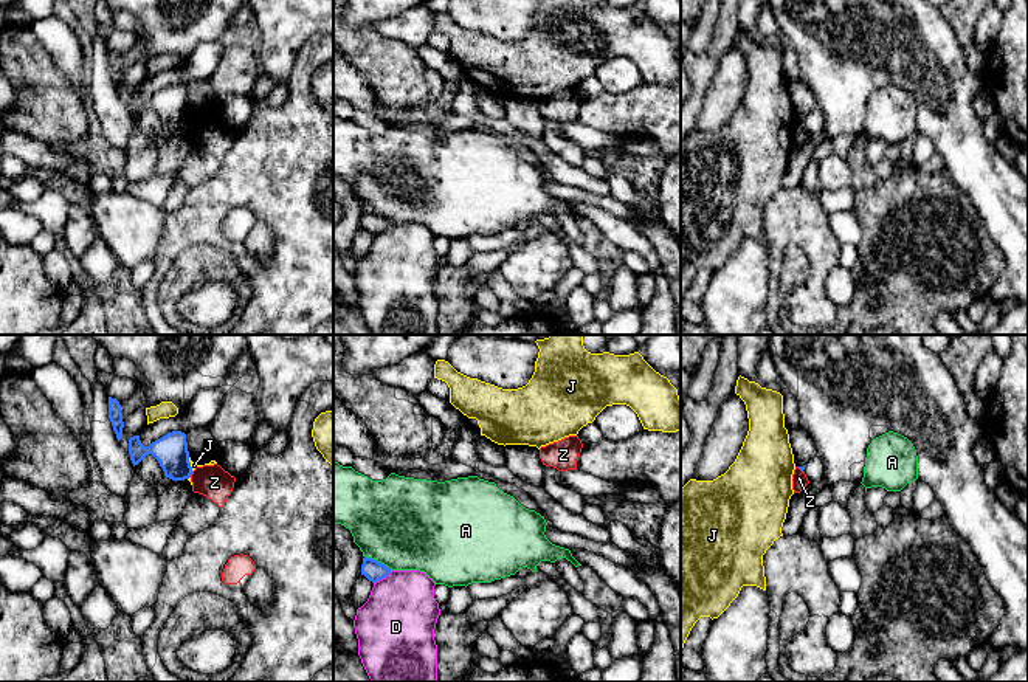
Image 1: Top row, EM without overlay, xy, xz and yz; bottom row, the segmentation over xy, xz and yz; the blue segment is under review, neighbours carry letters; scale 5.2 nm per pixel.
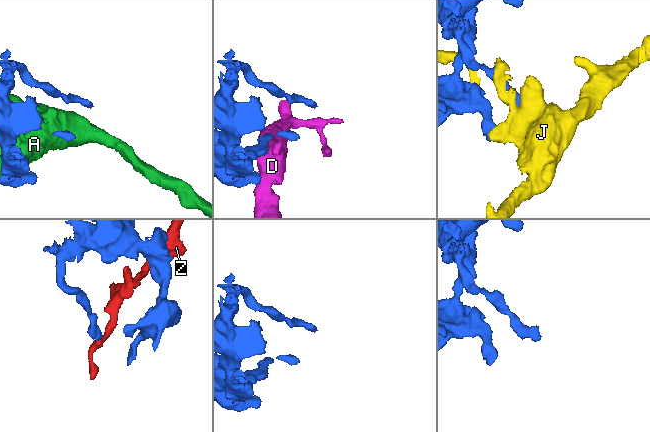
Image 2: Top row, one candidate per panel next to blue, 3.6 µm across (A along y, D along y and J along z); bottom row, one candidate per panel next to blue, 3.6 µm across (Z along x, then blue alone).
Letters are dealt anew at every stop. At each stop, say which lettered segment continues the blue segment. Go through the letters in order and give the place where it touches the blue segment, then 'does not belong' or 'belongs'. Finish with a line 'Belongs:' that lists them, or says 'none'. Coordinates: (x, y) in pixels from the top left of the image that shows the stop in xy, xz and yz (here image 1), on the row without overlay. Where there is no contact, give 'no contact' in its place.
A: contact xz (377, 214); does not belong
D: contact xz (382, 231); does not belong
J: contact xy (189, 117); does not belong
Z: contact xy (191, 126); does not belong
Belongs: none

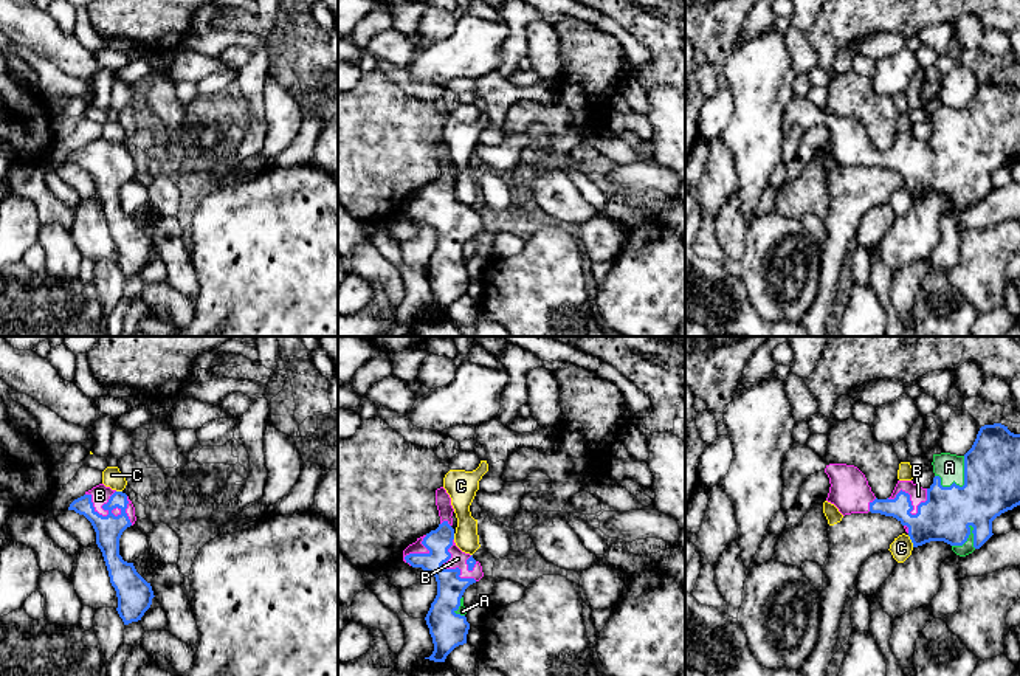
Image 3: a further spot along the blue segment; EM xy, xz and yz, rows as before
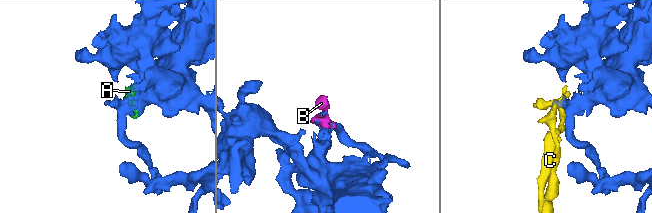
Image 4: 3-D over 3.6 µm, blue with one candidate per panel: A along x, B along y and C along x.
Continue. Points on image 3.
A: contact yz (964, 134); belongs
B: contact xy (98, 166); belongs
C: contact yz (912, 194); does not belong
Belongs: A, B

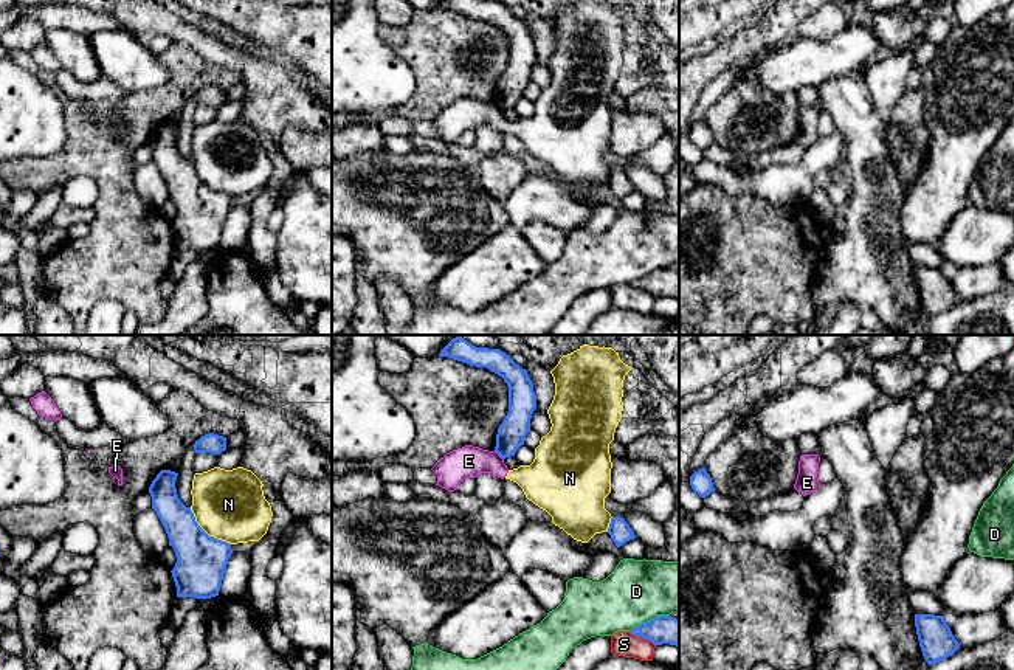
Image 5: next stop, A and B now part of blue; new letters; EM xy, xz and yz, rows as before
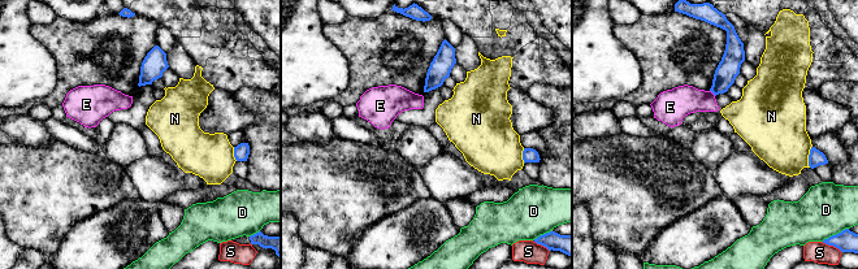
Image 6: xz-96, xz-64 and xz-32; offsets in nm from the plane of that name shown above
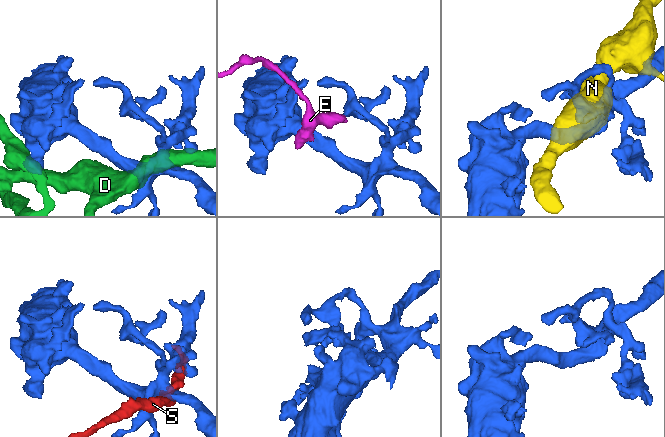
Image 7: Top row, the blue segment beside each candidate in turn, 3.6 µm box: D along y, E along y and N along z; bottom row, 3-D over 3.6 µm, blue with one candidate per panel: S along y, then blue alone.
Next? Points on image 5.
D: contact xz (650, 273); does not belong
E: contact xz (498, 106); does not belong
N: contact xy (205, 185); does not belong
S: contact xz (642, 289); does not belong
Belongs: none

